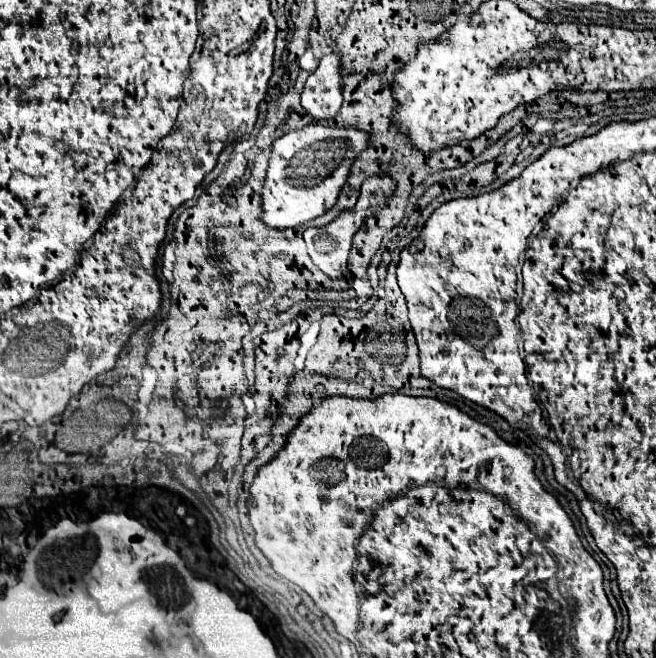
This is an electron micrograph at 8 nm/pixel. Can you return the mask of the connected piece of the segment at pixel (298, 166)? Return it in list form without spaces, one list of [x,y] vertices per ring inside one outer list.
[[[309,124],[303,130],[291,130],[281,138],[277,138],[275,144],[271,146],[271,160],[267,166],[267,176],[261,192],[263,212],[259,214],[259,220],[263,220],[263,224],[267,224],[269,228],[285,230],[285,228],[301,226],[303,222],[325,214],[335,204],[339,190],[349,176],[349,168],[355,156],[365,148],[367,142],[369,136],[357,128],[337,128],[337,126],[331,128],[321,124]]]

